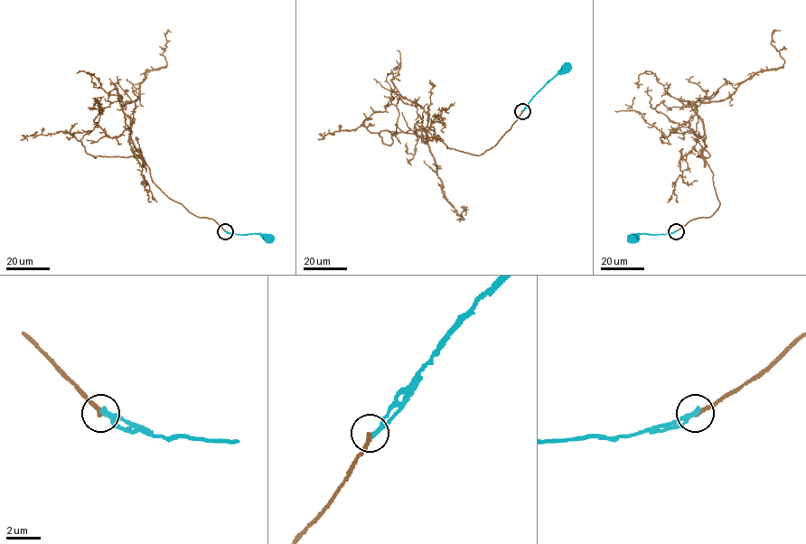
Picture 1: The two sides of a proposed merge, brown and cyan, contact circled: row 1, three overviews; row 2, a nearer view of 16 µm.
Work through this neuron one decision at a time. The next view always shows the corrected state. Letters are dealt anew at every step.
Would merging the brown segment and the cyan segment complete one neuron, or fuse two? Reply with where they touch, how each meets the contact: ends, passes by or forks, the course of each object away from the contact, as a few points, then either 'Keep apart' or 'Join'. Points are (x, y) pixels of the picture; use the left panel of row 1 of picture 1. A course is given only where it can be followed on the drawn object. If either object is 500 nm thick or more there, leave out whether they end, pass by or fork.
Place: (225, 231). At the ring brown ends. At the ring cyan ends. Course of brown: (224, 230), (153, 182), (126, 123), (124, 105), (137, 98), (145, 72), (165, 66), (167, 30). Course of cyan: (224, 230), (233, 234), (260, 233), (269, 238). Keep apart

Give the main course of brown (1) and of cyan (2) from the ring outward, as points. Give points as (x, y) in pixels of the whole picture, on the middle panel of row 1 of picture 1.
1: (521, 110), (479, 155), (424, 139), (420, 128), (444, 197), (464, 215)
2: (521, 110), (567, 67)

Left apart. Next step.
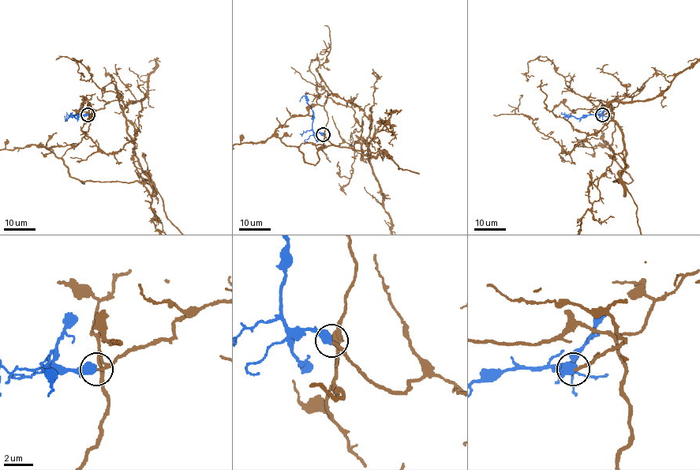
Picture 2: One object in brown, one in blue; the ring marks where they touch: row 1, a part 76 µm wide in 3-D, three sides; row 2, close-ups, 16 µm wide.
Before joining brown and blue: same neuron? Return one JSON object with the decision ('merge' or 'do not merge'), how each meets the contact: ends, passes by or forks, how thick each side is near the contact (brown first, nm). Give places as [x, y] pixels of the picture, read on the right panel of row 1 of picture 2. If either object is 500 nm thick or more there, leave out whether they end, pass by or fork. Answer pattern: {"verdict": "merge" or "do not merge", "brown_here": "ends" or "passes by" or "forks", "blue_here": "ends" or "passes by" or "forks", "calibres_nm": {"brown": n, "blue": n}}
{"verdict": "merge", "calibres_nm": {"brown": 140, "blue": 550}}

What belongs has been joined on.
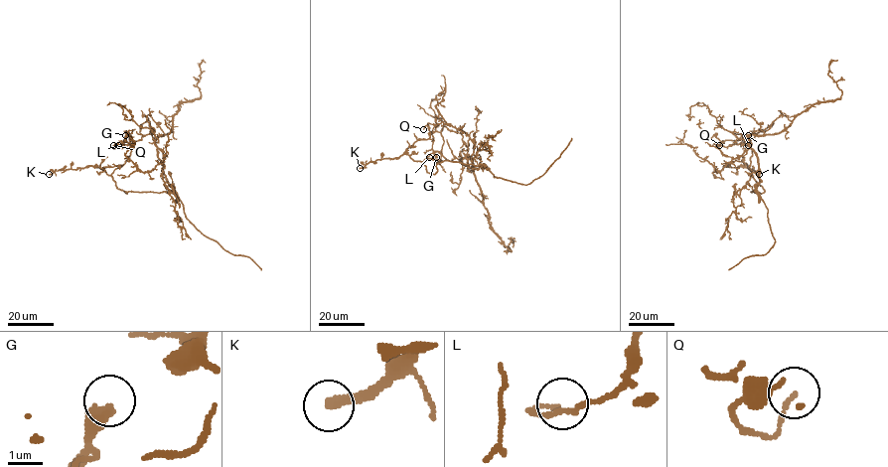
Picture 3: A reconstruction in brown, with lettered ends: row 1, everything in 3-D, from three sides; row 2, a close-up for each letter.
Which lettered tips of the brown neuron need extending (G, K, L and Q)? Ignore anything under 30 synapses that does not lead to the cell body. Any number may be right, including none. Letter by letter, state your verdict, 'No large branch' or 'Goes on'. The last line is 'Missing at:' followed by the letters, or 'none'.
G: No large branch
K: Goes on
L: No large branch
Q: No large branch
Missing at: K

